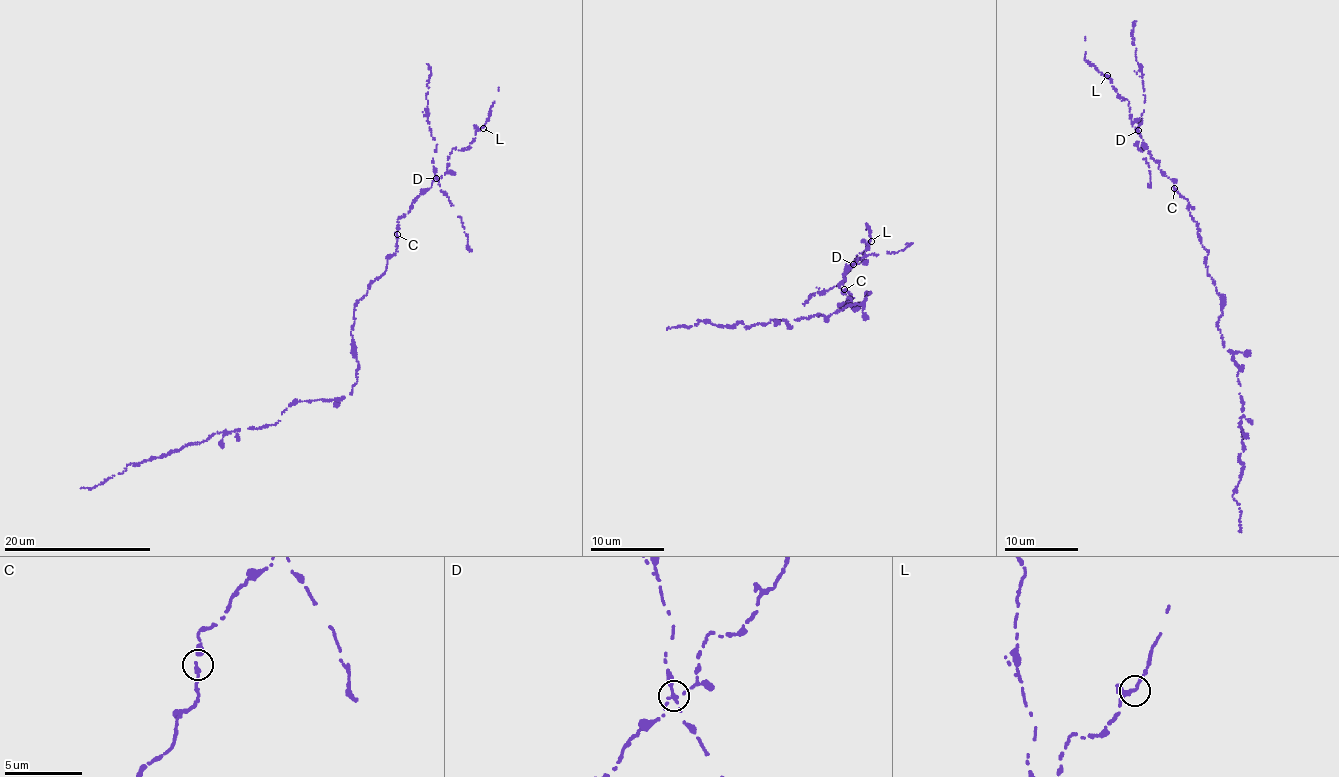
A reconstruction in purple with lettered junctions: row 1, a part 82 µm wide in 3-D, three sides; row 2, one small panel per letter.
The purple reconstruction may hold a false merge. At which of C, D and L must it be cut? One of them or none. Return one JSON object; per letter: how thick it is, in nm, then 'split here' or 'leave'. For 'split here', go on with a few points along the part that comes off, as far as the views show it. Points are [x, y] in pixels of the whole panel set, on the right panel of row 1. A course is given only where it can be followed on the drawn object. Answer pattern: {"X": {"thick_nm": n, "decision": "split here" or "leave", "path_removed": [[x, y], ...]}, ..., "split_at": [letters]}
{"C": {"thick_nm": 180, "decision": "leave"}, "D": {"thick_nm": 170, "decision": "split here", "path_removed": [[1137, 131], [1145, 95], [1142, 66], [1135, 56], [1134, 21]]}, "L": {"thick_nm": 190, "decision": "leave"}, "split_at": ["D"]}

